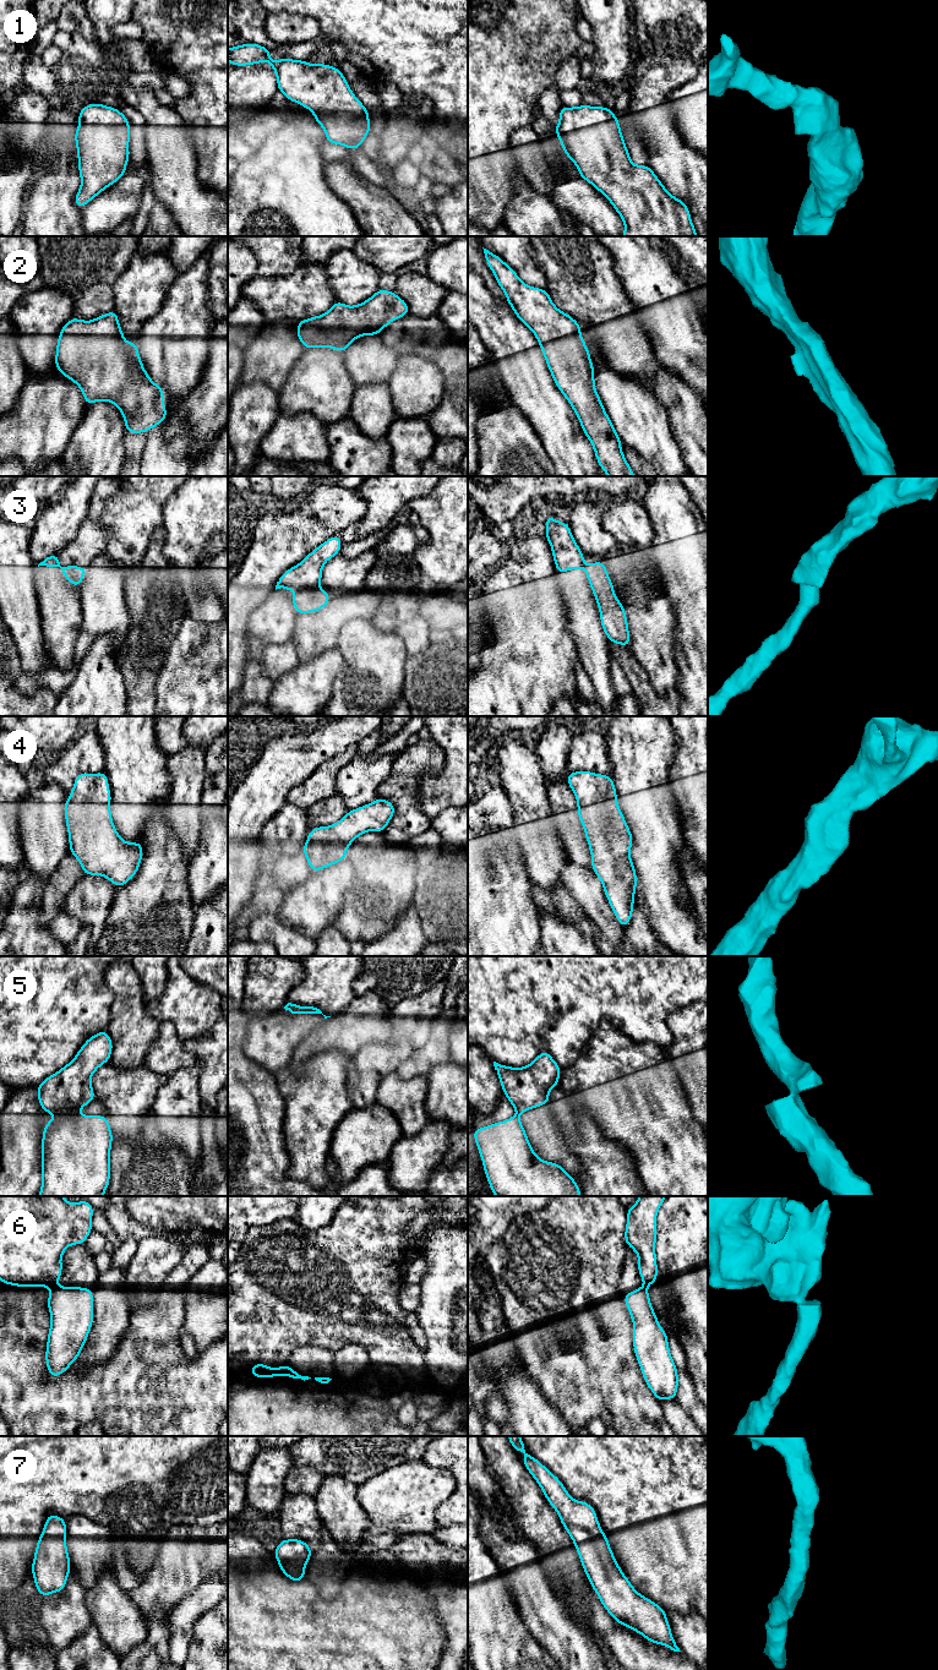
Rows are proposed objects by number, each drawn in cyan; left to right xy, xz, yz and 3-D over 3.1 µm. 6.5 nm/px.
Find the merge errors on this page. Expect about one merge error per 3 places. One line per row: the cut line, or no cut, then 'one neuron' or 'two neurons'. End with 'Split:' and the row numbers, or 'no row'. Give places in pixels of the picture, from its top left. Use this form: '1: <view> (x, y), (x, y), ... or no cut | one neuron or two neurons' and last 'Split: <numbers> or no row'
1: no cut | one neuron
2: no cut | one neuron
3: xz (315, 587), (307, 587), (298, 591) | two neurons
4: no cut | one neuron
5: xy (72, 1112), (59, 1114) | two neurons
6: xy (55, 1284), (50, 1288) | two neurons
7: no cut | one neuron
Split: 3, 5, 6

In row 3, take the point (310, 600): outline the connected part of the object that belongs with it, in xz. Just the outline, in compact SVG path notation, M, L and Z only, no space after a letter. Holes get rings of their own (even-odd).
M307 588L291 596L294 610L298 615L313 613L326 607L331 595L326 589Z

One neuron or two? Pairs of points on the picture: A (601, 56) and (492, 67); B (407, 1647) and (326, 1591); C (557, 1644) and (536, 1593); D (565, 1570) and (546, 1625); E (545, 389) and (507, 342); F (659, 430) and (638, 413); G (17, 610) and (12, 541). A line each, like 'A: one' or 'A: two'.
A: two
B: two
C: one
D: two
E: one
F: one
G: one

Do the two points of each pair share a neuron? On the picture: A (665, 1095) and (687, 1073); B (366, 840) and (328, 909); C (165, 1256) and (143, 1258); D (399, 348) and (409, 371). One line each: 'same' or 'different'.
A: different
B: different
C: same
D: different

